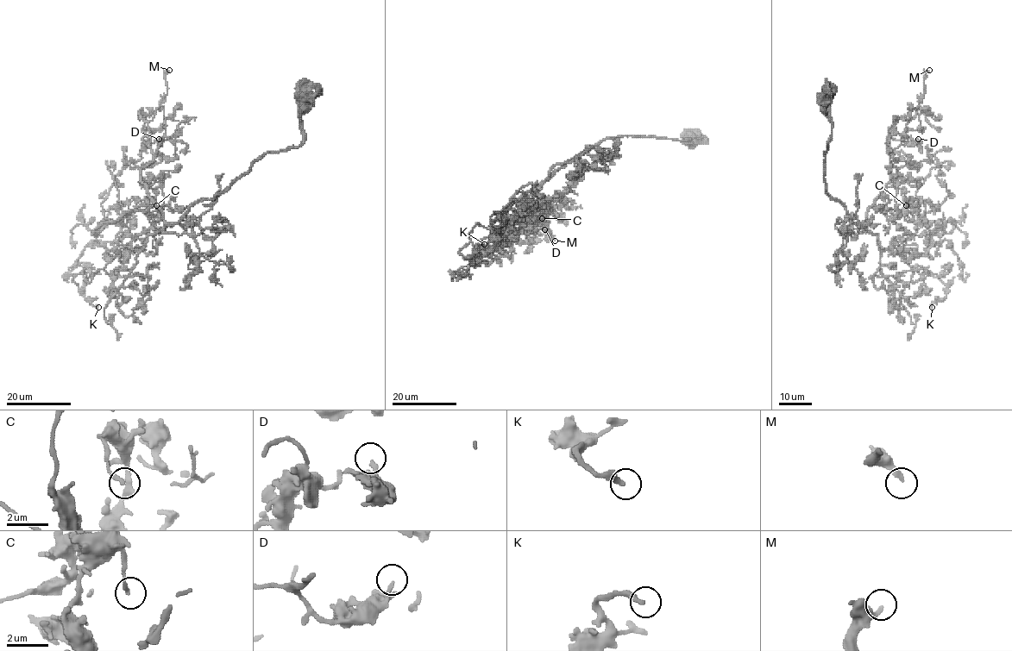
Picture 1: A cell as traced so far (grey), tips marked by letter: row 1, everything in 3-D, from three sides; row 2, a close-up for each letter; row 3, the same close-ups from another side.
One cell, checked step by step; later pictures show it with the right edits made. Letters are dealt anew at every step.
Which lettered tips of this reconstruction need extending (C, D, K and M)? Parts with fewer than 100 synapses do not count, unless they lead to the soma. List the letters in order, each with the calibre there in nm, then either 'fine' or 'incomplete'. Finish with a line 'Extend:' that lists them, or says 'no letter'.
C: 170 nm thick; fine
D: 200 nm thick; fine
K: 280 nm thick; fine
M: 240 nm thick; fine
Extend: no letter

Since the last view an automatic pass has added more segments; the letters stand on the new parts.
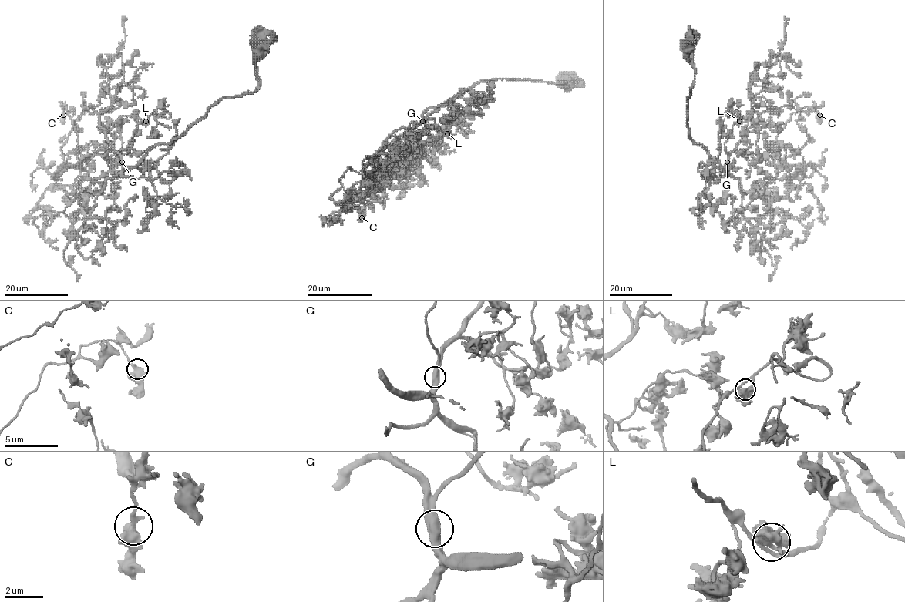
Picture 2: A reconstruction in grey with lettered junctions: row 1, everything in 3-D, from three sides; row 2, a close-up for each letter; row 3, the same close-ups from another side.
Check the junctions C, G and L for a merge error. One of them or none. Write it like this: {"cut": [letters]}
{"cut": []}

